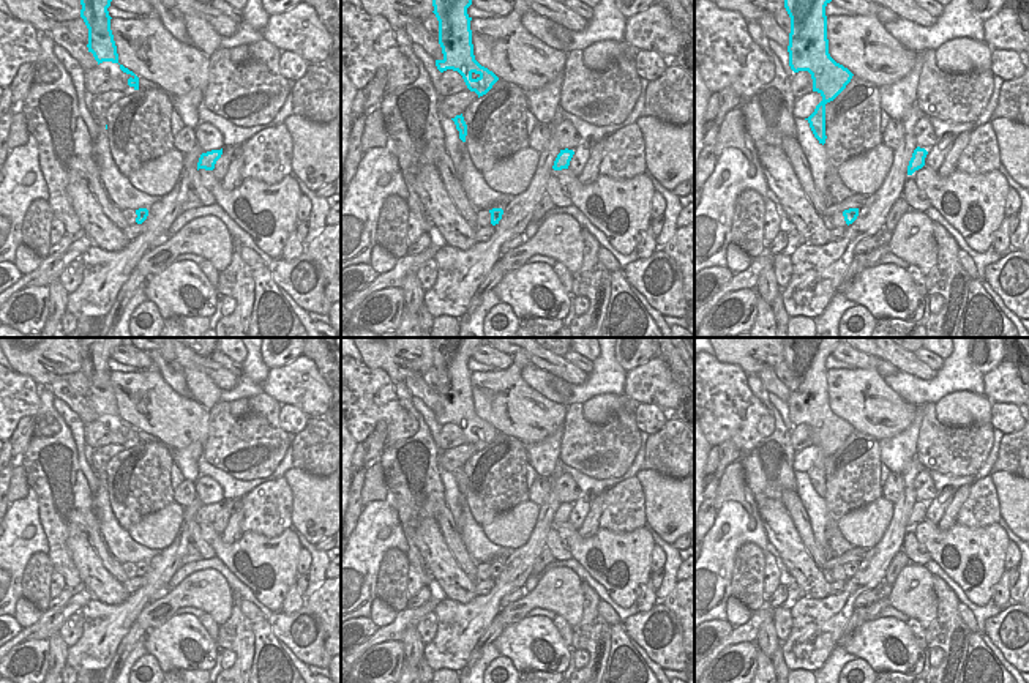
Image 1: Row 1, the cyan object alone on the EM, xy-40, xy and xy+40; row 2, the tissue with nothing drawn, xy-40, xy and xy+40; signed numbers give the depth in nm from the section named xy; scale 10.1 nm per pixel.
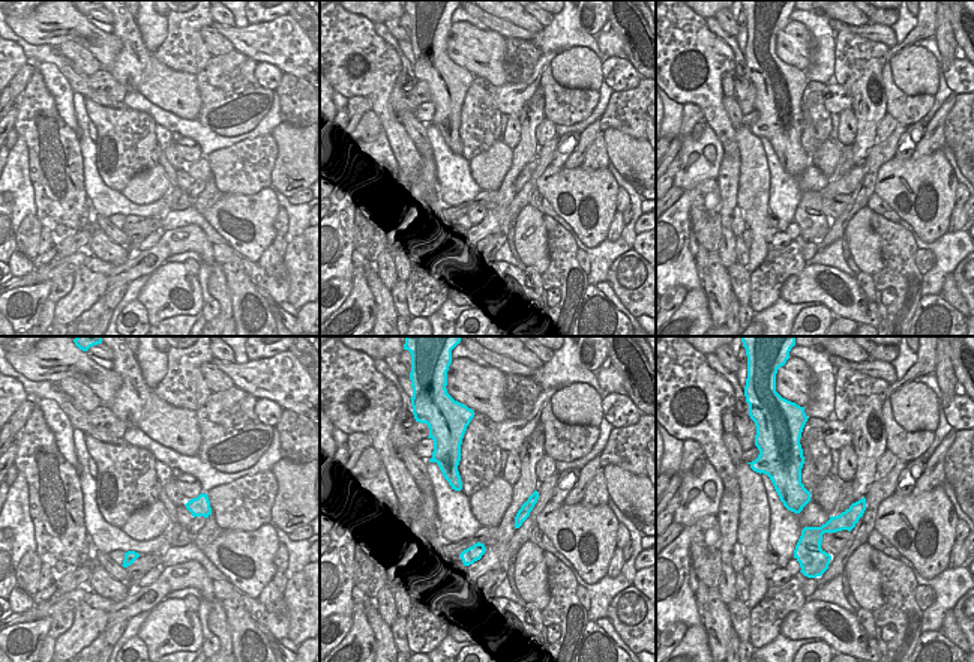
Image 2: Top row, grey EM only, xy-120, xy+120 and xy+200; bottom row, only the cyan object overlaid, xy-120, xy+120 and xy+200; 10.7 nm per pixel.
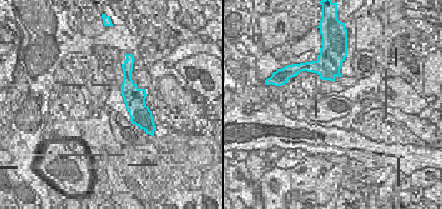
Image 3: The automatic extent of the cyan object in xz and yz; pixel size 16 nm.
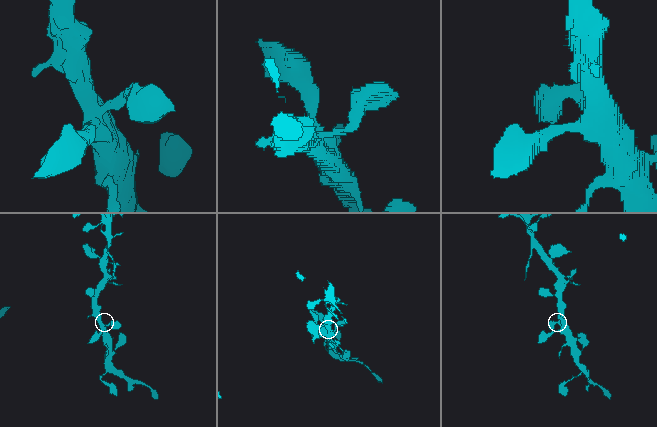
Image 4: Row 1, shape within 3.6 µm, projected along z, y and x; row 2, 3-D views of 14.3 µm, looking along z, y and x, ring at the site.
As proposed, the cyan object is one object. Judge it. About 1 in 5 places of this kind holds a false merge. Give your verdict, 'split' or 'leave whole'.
leave whole

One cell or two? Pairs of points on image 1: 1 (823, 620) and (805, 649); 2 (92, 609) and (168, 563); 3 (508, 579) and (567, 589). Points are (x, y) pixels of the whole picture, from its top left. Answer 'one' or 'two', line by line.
1: one
2: one
3: two

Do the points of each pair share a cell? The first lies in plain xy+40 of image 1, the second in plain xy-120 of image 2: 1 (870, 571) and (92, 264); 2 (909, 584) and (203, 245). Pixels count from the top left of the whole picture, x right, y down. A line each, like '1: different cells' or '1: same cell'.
1: same cell
2: same cell

